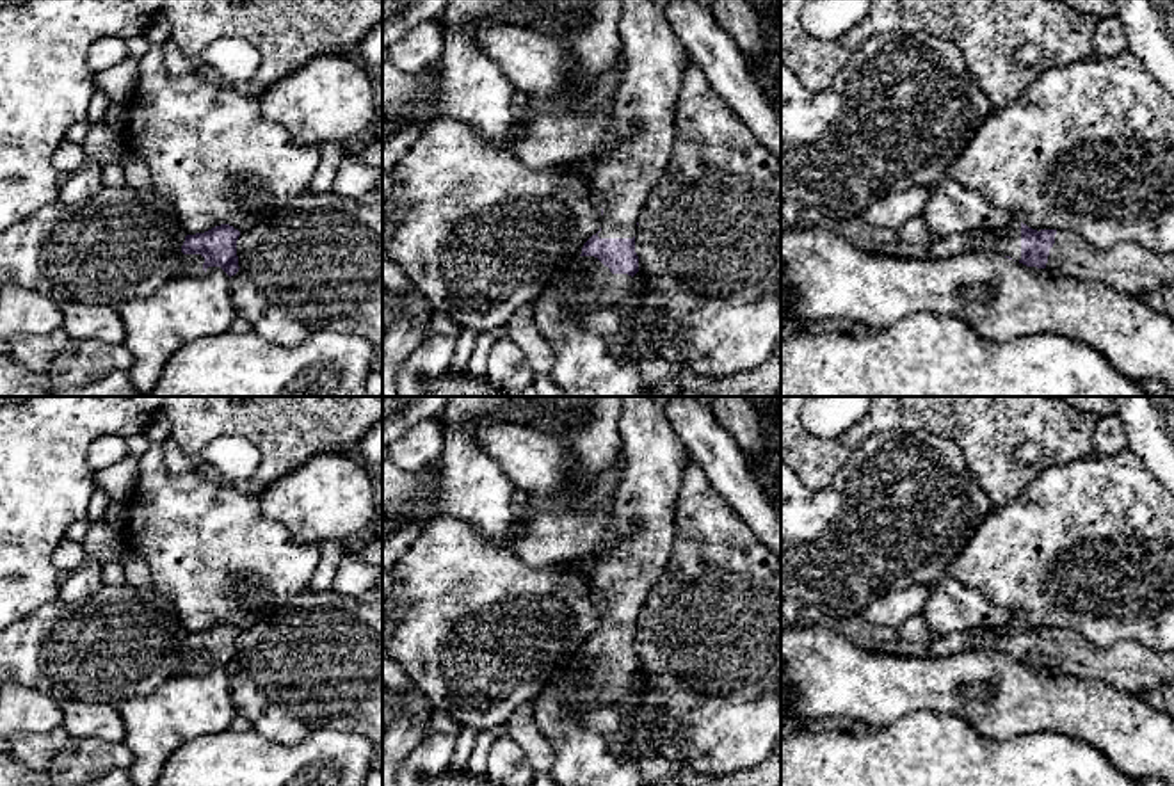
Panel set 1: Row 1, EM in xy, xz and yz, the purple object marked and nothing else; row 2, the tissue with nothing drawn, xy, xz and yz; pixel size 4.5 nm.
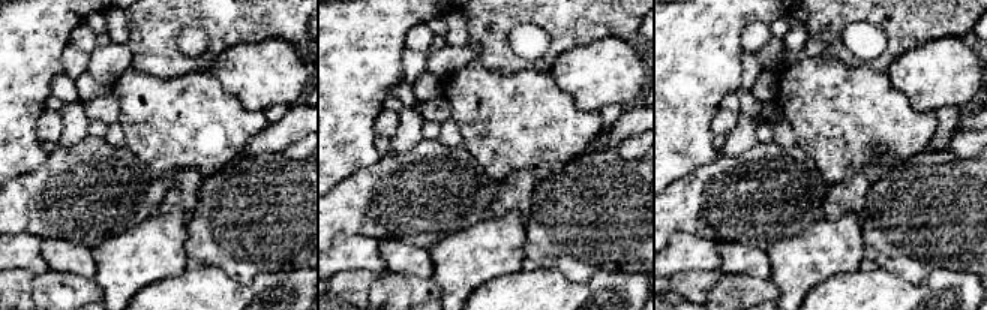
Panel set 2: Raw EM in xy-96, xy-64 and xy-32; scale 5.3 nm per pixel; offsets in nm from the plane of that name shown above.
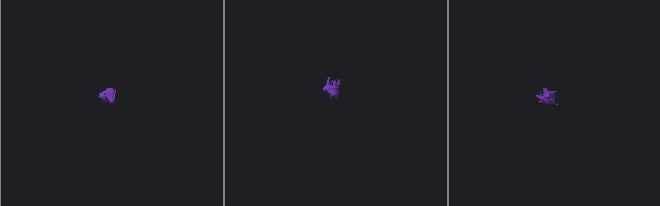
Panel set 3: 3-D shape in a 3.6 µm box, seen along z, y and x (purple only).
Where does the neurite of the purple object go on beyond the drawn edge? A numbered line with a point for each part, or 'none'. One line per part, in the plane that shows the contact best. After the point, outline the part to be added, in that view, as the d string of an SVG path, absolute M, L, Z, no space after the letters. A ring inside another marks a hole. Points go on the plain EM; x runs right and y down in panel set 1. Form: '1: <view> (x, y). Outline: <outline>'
1: xz (603, 687). Outline: M578 654L571 669L585 674L585 688L567 701L567 708L575 713L589 711L598 706L621 706L623 722L628 724L628 690L633 676L628 672L612 672L594 654Z
2: yz (1007, 641). Outline: M1010 619L1005 630L955 631L929 642L902 642L900 638L879 646L879 653L895 656L946 656L962 651L985 651L1021 658L1021 621Z

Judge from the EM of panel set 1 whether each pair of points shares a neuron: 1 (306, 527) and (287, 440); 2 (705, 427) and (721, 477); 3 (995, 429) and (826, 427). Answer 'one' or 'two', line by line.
1: two
2: one
3: two

